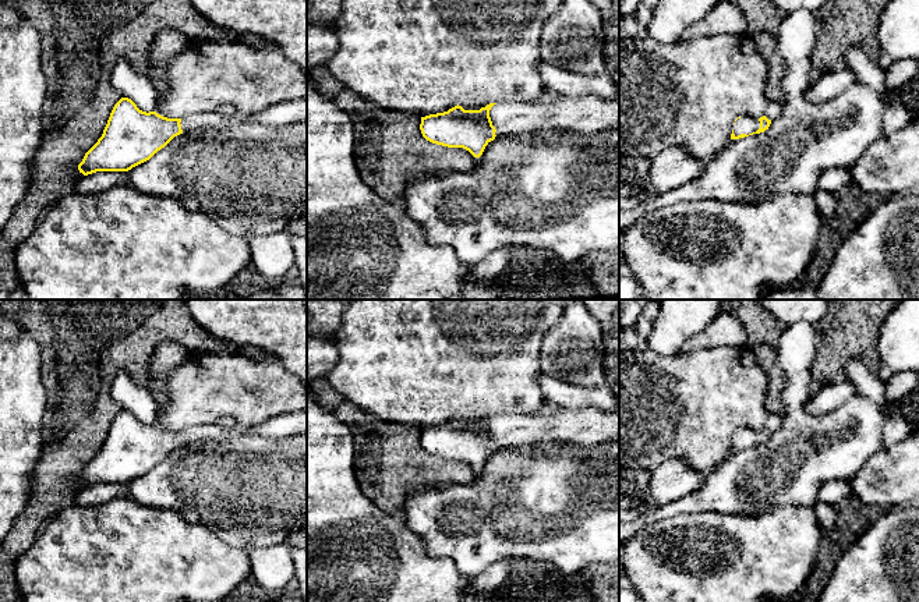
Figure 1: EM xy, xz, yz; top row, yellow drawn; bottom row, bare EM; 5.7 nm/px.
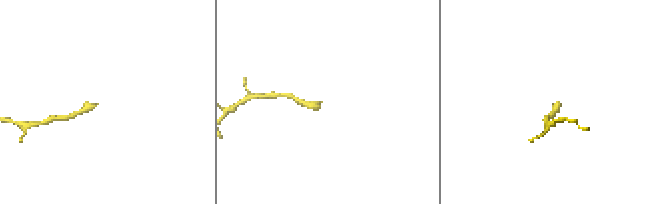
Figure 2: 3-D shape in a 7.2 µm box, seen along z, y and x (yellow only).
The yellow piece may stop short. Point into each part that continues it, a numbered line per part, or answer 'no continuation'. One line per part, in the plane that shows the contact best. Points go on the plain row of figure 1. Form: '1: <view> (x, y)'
1: yz (746, 438)

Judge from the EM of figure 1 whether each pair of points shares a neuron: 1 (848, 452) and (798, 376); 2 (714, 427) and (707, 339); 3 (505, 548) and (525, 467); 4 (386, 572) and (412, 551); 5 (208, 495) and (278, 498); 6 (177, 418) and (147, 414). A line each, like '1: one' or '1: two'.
1: one
2: two
3: one
4: one
5: one
6: two

